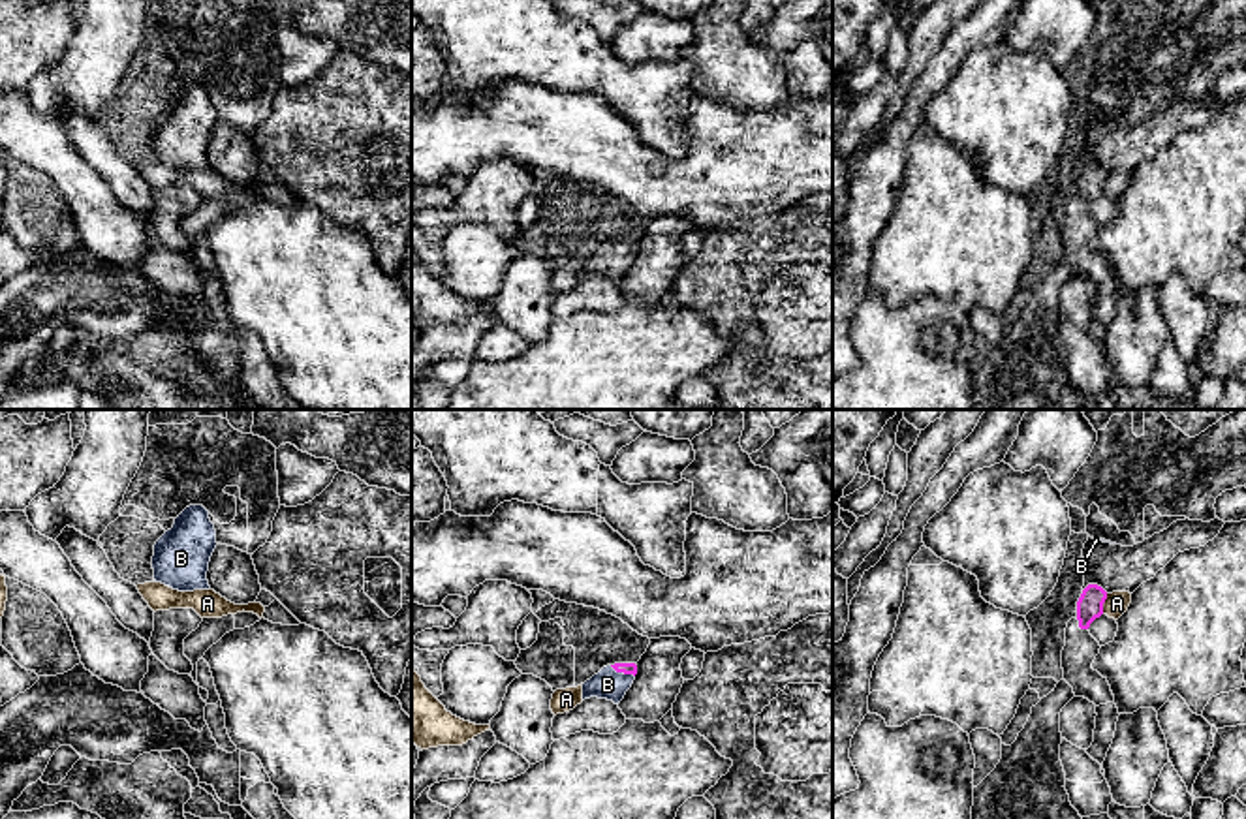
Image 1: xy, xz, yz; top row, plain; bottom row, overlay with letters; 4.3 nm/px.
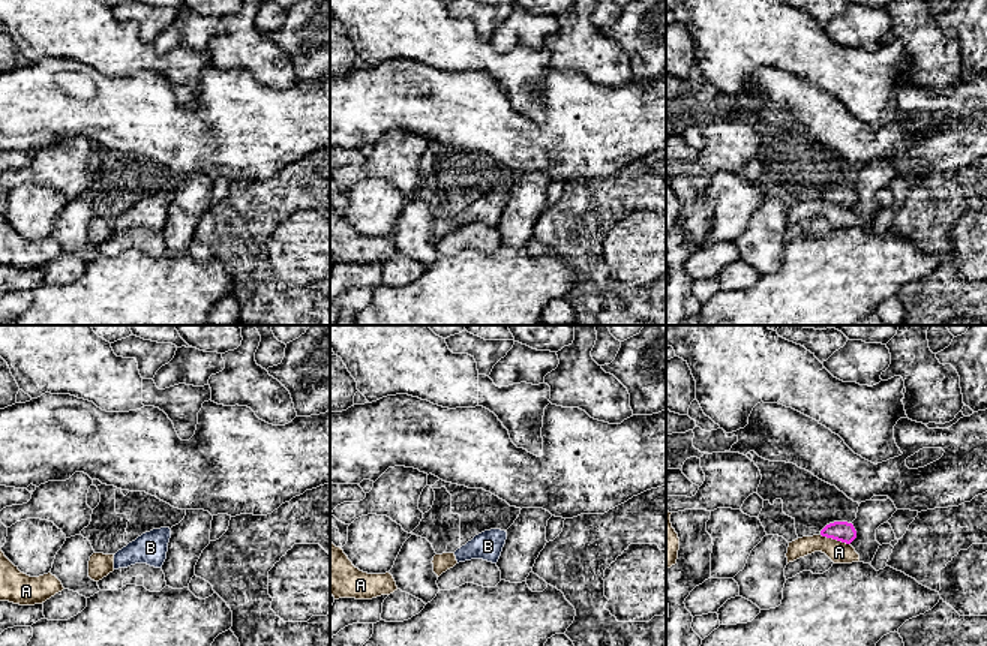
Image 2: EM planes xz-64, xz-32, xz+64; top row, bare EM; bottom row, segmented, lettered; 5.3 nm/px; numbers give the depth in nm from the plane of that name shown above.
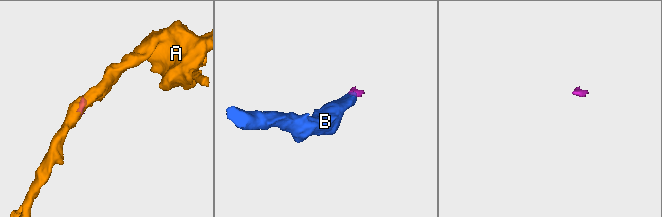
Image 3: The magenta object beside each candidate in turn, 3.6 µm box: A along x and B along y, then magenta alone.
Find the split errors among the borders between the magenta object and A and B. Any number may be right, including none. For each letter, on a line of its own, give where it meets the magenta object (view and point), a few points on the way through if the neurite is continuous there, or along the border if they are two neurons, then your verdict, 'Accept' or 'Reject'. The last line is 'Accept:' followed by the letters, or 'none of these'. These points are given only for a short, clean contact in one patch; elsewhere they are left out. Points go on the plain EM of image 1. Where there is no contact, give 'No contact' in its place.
A: Touches magenta at yz (1104, 181). Boundary: yz (1107, 173), (1102, 192). Reject
B: Touches magenta at xz (622, 250). Path across: xz (621, 247), (622, 250), (607, 263). Accept
Accept: B

